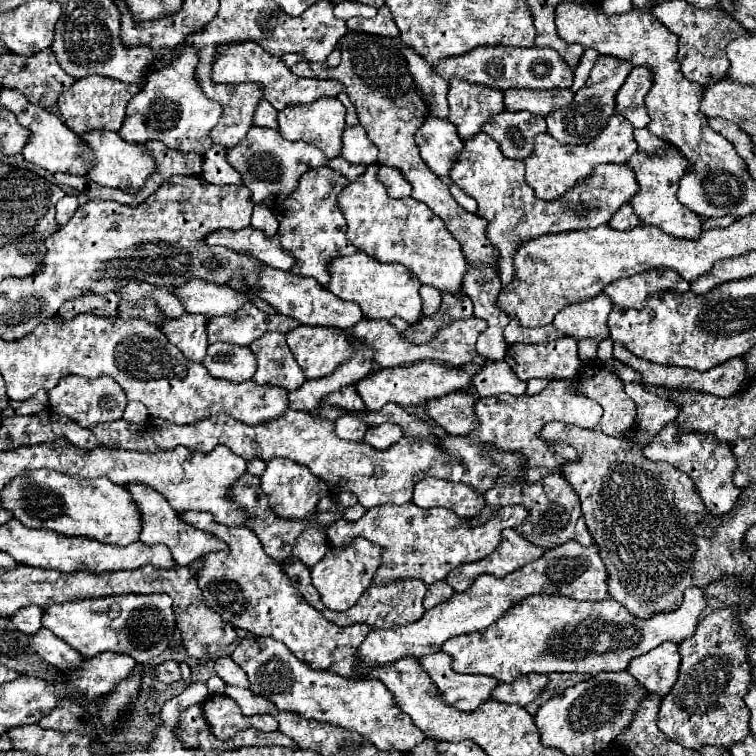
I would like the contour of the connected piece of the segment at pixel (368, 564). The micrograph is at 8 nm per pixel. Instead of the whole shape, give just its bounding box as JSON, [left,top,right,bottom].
[311,539,381,611]

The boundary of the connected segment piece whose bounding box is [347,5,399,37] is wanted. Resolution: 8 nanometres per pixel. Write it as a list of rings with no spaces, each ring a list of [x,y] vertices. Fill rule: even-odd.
[[[387,5],[379,7],[379,11],[373,19],[349,19],[347,27],[353,31],[365,31],[365,33],[381,35],[381,37],[399,37],[399,29],[397,29]]]

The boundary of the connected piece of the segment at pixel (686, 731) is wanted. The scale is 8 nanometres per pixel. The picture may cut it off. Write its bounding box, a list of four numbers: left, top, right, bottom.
[657,605,751,747]

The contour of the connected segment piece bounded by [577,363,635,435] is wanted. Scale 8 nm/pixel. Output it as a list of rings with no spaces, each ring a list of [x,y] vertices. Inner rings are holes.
[[[589,363],[579,377],[577,389],[603,407],[605,413],[599,423],[603,433],[621,435],[633,425],[635,403],[623,391],[623,381],[617,375]]]

